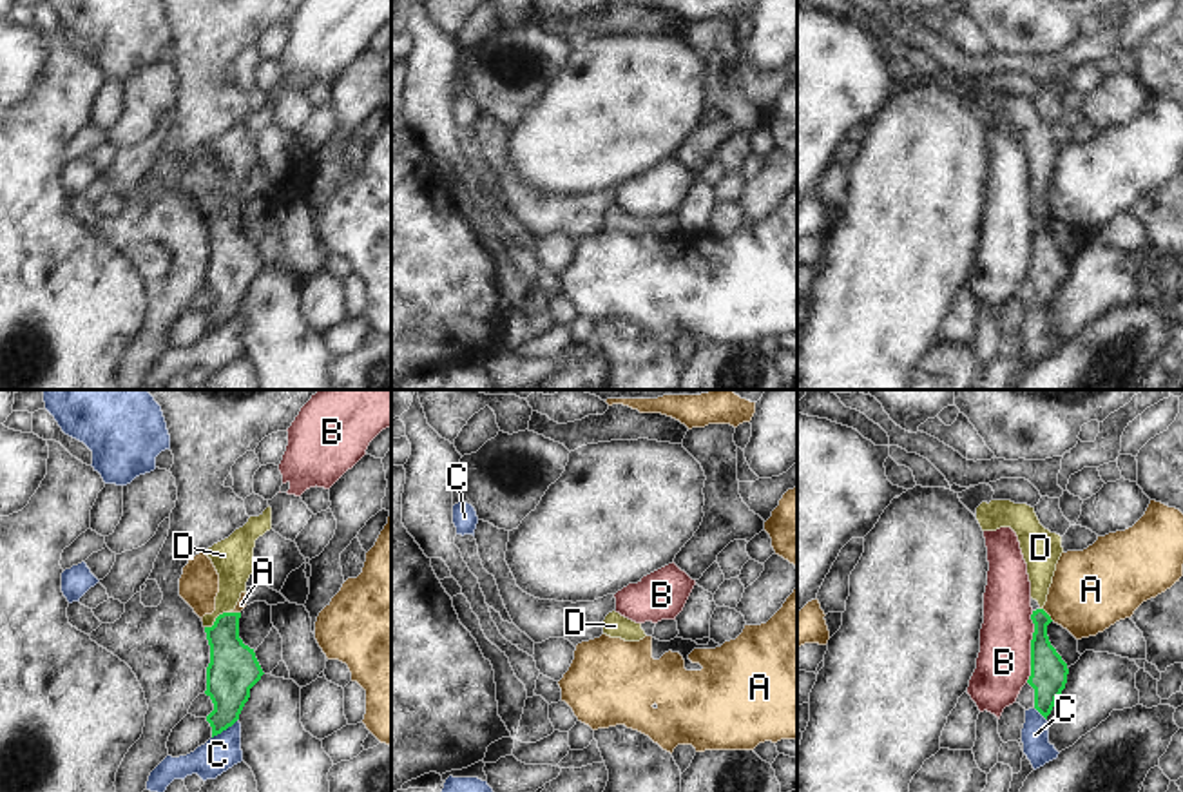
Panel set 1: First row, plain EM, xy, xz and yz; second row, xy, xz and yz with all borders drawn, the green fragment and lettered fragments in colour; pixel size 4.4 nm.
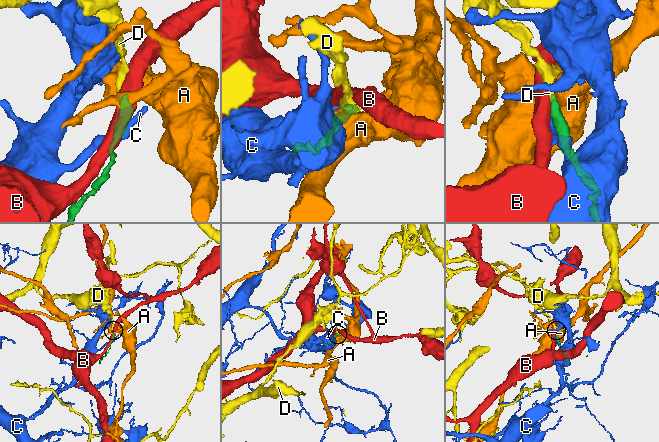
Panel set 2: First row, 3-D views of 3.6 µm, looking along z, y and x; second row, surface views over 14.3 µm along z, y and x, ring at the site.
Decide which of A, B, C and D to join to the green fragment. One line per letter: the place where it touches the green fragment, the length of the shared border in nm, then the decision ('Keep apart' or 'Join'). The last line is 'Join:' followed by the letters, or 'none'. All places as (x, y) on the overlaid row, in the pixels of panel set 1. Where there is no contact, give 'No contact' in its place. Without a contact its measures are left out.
A: Touches green at yz (1048, 615). Shared border 80 nm. Keep apart
B: Touches green at yz (1031, 647). Shared border 320 nm. Keep apart
C: Touches green at xy (225, 729). Shared border 150 nm. Keep apart
D: Touches green at xy (216, 618). Shared border 130 nm. Join
Join: D

